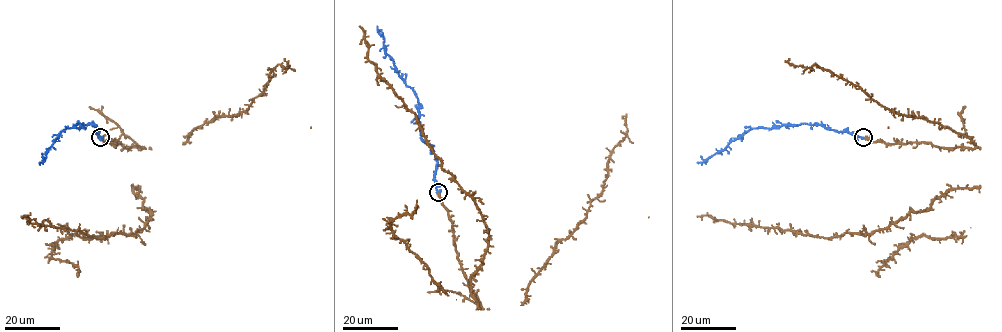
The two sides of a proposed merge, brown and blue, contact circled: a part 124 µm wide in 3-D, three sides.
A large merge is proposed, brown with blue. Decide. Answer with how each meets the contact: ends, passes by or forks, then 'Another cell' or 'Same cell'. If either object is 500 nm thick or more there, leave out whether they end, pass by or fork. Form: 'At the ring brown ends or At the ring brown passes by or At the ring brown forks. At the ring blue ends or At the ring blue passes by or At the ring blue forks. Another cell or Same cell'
Same cell

